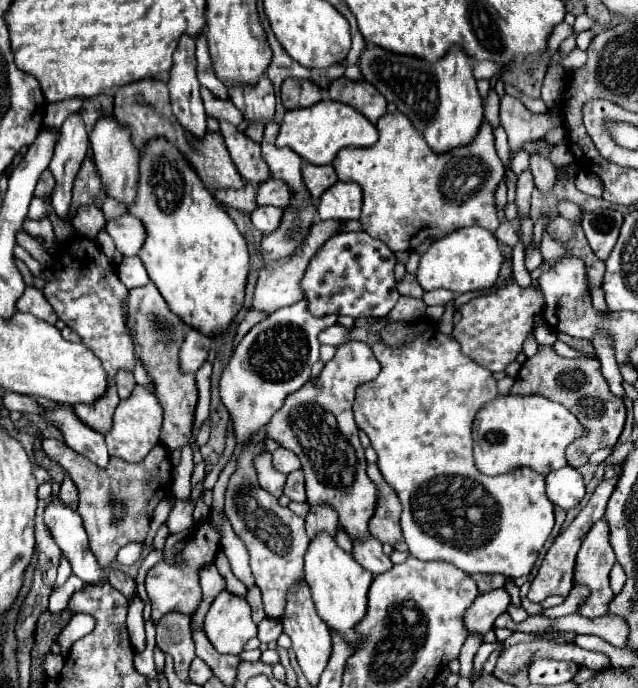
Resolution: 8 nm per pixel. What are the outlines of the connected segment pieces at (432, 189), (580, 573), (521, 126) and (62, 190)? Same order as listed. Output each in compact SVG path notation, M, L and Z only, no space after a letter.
M383 114L377 130L379 140L375 146L343 148L333 160L339 180L353 180L363 188L363 212L359 218L363 232L387 242L393 252L413 252L421 242L443 238L457 228L481 226L489 232L497 230L495 190L505 178L505 164L495 152L489 122L479 126L469 146L445 154L435 154L405 114Z
M605 518L597 520L593 524L593 528L587 532L585 540L583 540L583 546L577 554L577 564L575 564L575 584L585 584L591 588L591 596L581 604L579 608L579 614L585 616L585 618L597 618L597 616L603 616L607 614L609 610L609 602L613 600L613 590L609 586L609 572L615 564L615 554L613 554L613 548L609 544L609 526L605 522Z
M503 94L501 96L501 124L509 136L509 148L511 150L521 150L523 142L533 142L545 136L547 130L553 126L563 124L563 114L533 114L529 112L521 100Z
M73 112L59 130L59 142L55 146L55 156L49 164L57 180L57 188L53 194L53 208L61 220L67 222L67 212L71 204L71 188L75 174L87 154L89 148L89 132L85 128L81 112Z

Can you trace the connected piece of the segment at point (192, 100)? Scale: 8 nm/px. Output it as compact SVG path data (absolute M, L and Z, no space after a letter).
M181 36L179 46L173 54L173 66L169 70L169 96L171 110L179 124L195 134L197 138L205 134L205 110L203 100L199 96L199 80L197 80L197 60L195 60L195 38Z

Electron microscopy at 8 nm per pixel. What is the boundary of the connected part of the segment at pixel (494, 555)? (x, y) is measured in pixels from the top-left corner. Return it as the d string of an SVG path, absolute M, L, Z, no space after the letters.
M383 324L351 330L331 326L319 334L319 342L329 346L341 346L347 340L369 342L375 358L383 366L375 380L359 386L353 412L357 426L365 430L377 452L377 466L385 482L397 492L403 504L401 530L411 556L419 560L451 562L467 574L489 572L503 574L507 578L527 576L553 530L553 504L545 494L545 476L525 468L511 470L501 476L485 476L473 464L473 418L497 396L497 382L493 380L493 374L461 354L459 344L447 334L441 334L435 324L415 338L413 344L403 348L385 346L379 336L381 326Z

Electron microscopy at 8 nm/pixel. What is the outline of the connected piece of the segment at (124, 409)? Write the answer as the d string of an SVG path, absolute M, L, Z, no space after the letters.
M135 386L129 398L121 400L115 414L113 414L113 426L105 434L107 448L111 456L123 458L127 462L141 462L149 450L159 442L159 430L163 420L163 408L159 406L159 400L147 386Z

